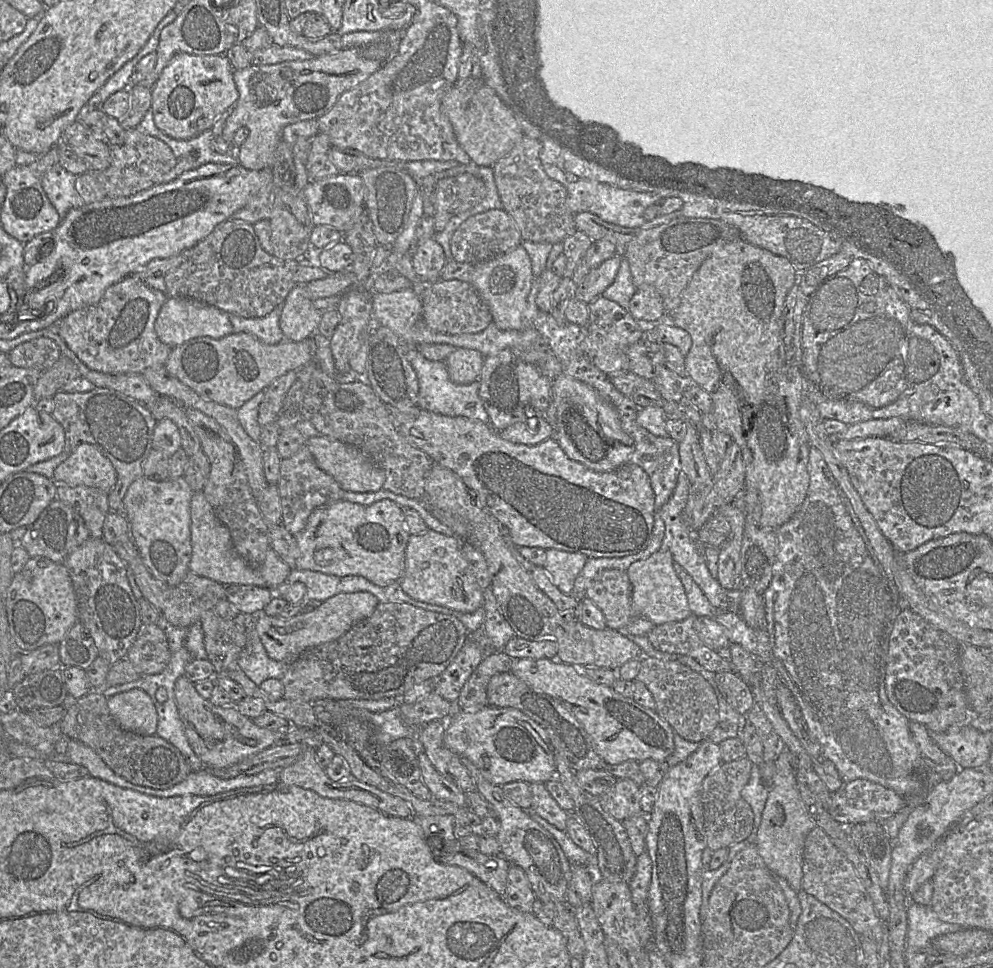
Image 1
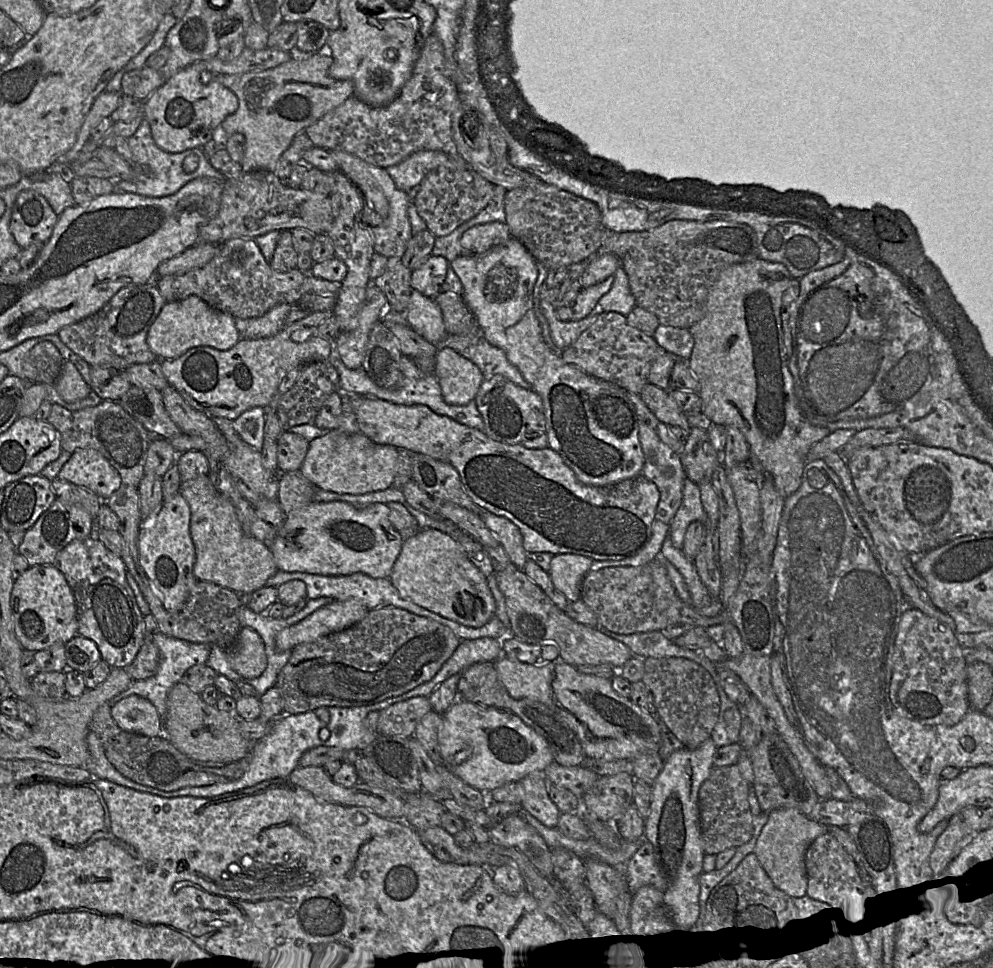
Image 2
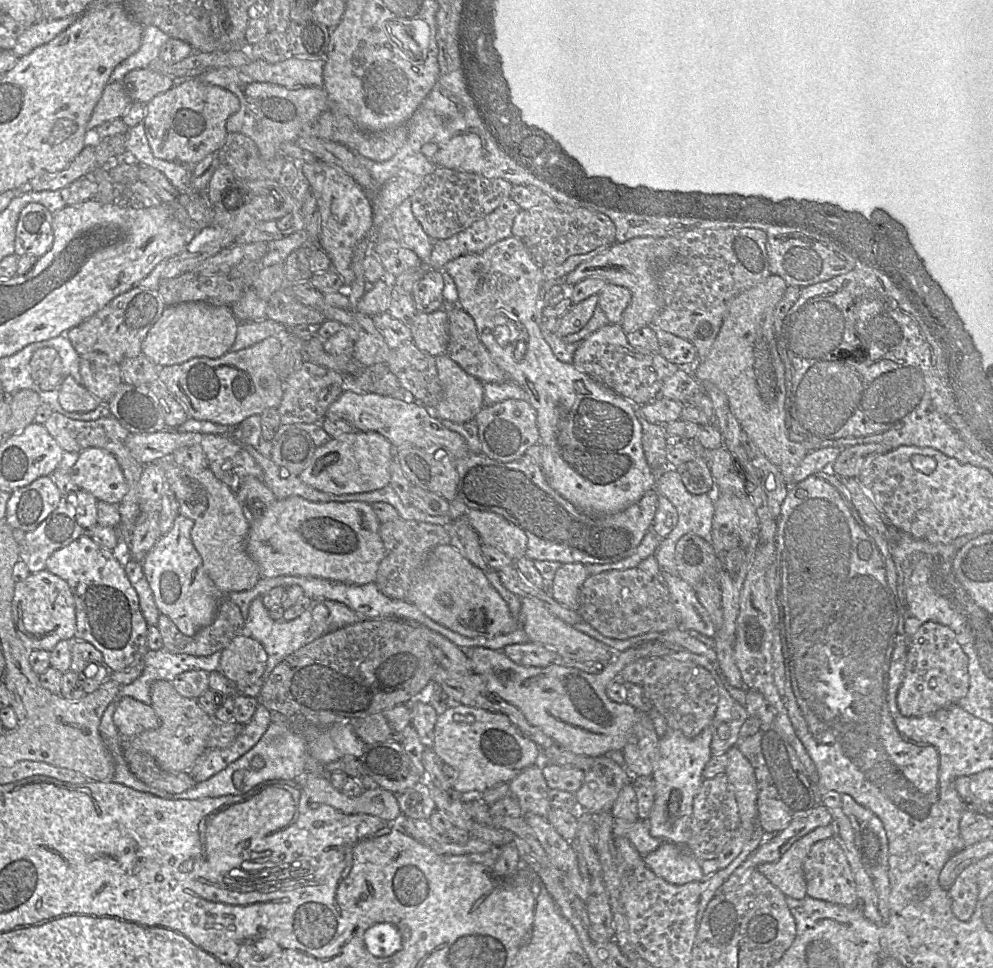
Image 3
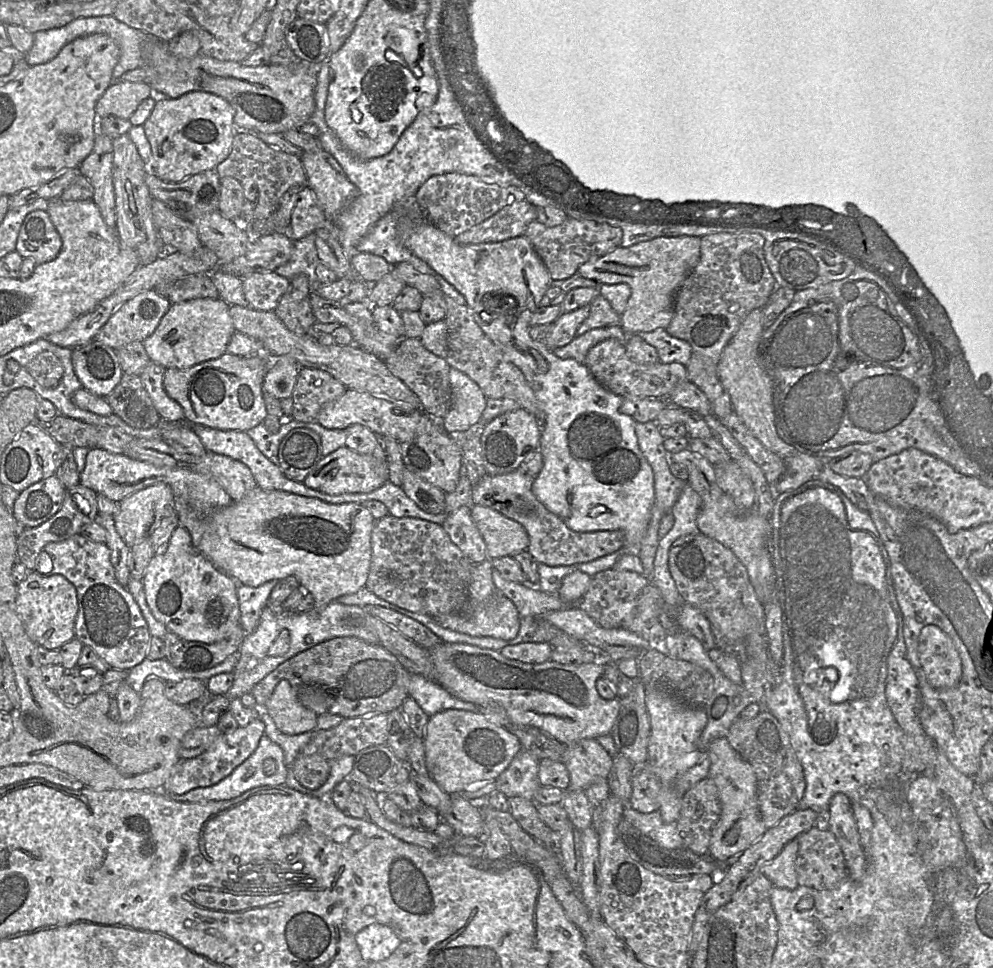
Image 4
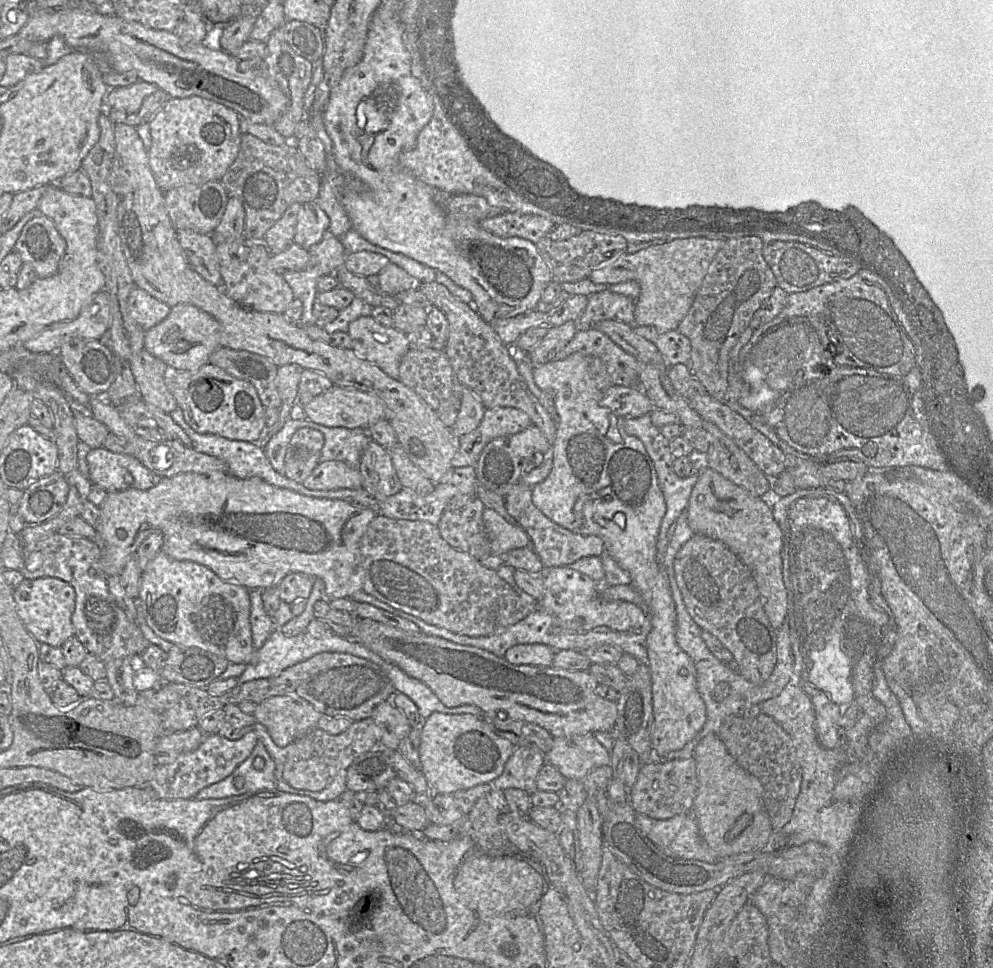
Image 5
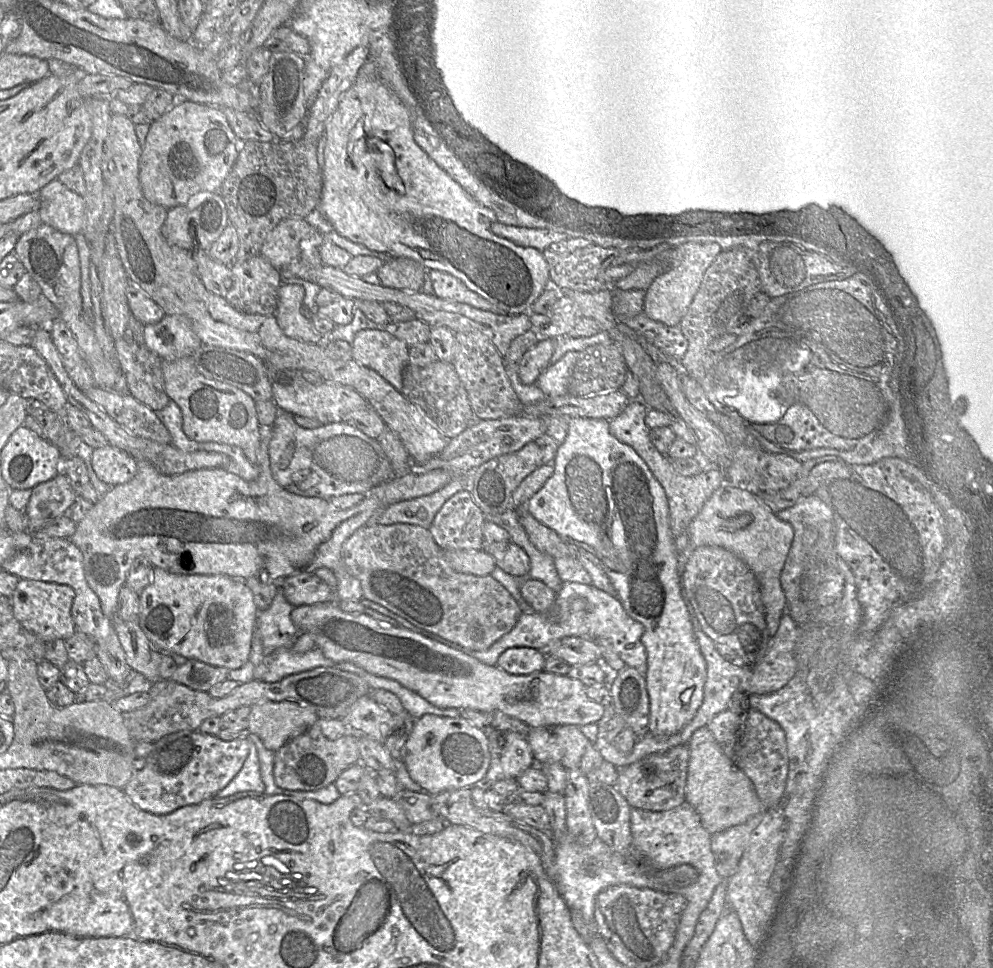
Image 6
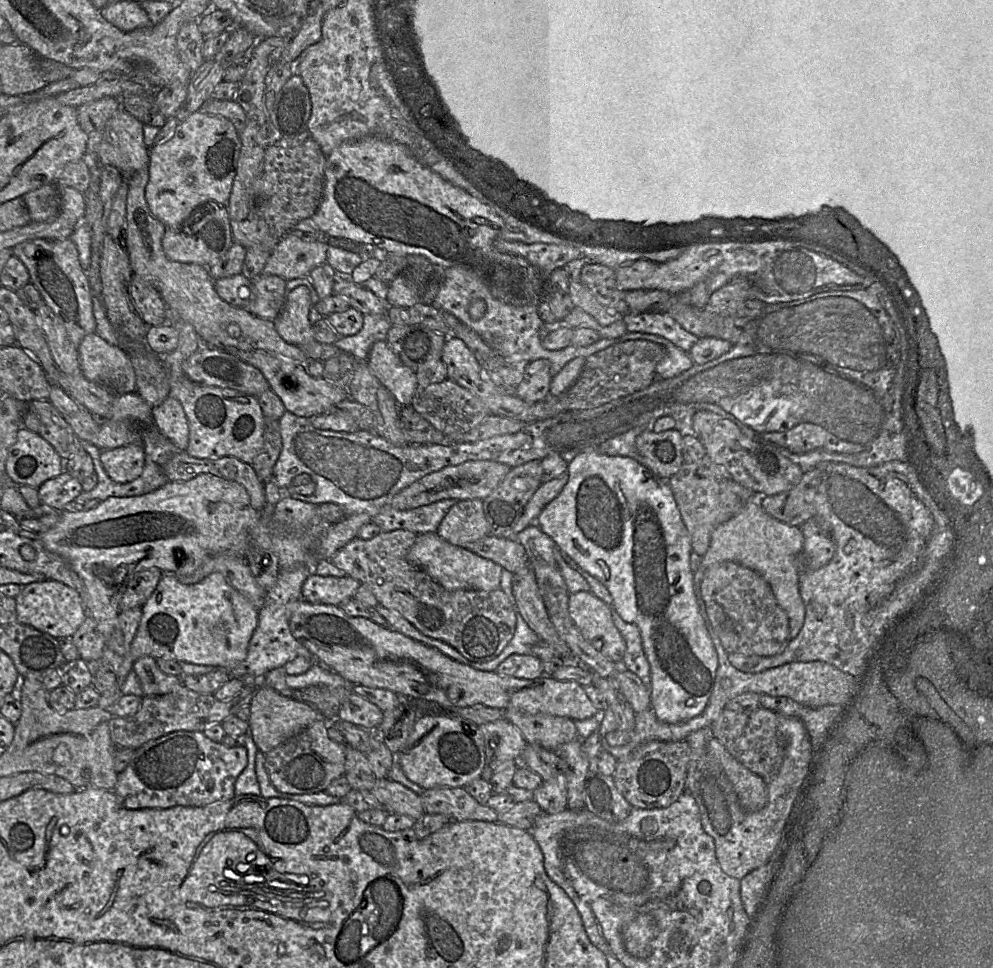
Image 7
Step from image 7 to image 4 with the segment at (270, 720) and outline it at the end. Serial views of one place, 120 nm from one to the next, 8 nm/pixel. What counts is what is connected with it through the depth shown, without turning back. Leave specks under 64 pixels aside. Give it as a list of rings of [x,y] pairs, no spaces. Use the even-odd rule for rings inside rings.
[[[287,680],[278,683],[261,710],[268,714],[277,729],[286,735],[293,736],[317,729],[317,714],[301,704]]]

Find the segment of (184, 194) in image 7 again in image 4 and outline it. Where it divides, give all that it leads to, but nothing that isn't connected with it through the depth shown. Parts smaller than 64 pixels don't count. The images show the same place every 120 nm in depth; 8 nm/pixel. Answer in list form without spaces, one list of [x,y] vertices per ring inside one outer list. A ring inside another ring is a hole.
[[[191,91],[178,98],[162,98],[143,127],[152,152],[152,173],[164,181],[179,182],[212,170],[225,160],[232,147],[234,108],[224,98],[205,91]]]

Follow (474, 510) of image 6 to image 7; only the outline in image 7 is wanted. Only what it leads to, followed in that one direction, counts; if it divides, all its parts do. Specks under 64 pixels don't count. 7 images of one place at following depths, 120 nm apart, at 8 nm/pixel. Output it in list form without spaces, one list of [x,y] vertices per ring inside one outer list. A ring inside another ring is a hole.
[[[457,500],[445,514],[436,533],[449,543],[464,548],[488,535],[482,500]]]

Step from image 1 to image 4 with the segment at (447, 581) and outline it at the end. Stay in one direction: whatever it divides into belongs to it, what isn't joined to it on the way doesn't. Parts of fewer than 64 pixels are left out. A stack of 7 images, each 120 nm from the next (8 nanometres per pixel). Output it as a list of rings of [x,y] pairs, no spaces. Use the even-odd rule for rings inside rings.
[[[490,560],[473,564],[471,581],[468,587],[468,607],[463,613],[435,617],[434,620],[438,625],[476,637],[492,637],[503,640],[510,640],[516,637],[520,628],[521,616],[513,602],[494,585],[492,568]]]

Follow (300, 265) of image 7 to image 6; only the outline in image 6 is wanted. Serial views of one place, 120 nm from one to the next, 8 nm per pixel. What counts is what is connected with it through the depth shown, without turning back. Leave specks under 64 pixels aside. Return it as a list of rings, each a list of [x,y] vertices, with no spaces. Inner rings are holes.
[[[284,219],[267,236],[261,255],[275,268],[282,270],[299,259],[299,245],[314,228],[305,219]]]

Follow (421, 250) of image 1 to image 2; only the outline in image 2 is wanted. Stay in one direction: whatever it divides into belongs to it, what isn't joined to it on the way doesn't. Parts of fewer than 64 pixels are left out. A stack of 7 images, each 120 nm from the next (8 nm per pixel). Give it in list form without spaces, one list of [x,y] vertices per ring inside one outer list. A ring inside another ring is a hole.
[[[431,255],[419,268],[412,271],[412,289],[434,299],[441,292],[448,267],[449,262],[444,257]]]

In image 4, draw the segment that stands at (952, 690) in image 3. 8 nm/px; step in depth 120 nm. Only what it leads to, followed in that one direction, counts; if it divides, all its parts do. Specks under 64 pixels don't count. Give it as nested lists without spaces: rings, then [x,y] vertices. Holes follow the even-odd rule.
[[[925,626],[919,636],[921,668],[929,684],[937,689],[957,685],[962,676],[960,656],[950,639],[939,627]]]

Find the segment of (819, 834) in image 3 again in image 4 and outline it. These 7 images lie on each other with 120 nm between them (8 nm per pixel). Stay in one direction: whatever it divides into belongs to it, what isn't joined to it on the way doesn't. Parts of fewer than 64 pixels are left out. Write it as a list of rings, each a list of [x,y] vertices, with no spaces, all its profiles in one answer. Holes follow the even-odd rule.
[[[798,840],[789,842],[781,853],[761,868],[761,874],[776,888],[793,890],[799,886],[795,870],[798,854]]]

